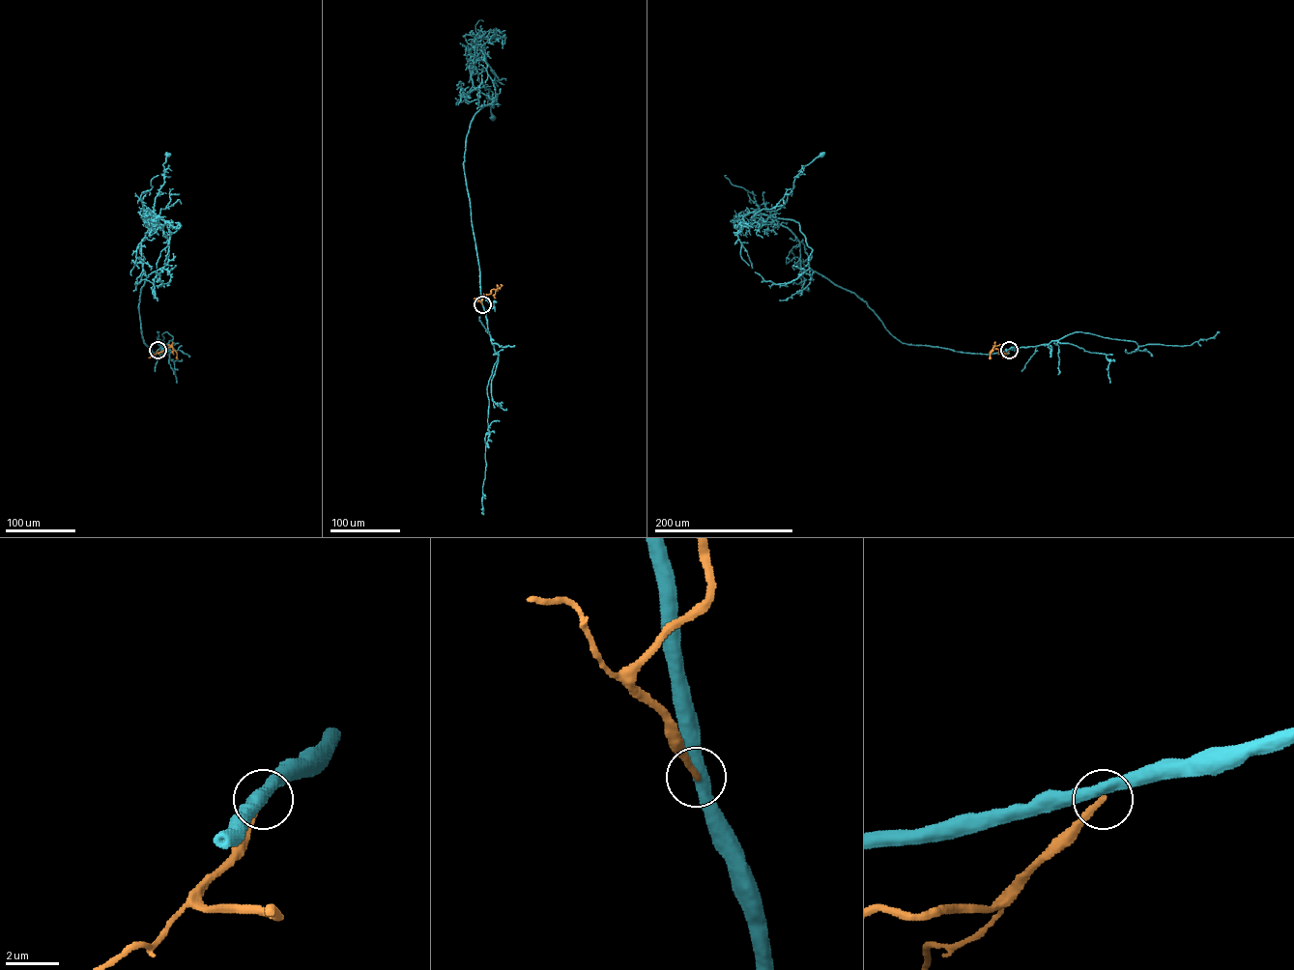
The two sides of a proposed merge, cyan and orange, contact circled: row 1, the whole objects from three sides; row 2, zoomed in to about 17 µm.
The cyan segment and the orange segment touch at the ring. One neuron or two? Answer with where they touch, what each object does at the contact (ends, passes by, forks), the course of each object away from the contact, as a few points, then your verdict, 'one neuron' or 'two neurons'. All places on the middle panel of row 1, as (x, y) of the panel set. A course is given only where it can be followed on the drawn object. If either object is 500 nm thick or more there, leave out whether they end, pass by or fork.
(482, 304) | cyan passes by | orange ends | cyan via (482, 304), (463, 163), (471, 121), (493, 101), (473, 85), (468, 66), (489, 89), (492, 118) | orange via (482, 304), (482, 297), (503, 285) | two neurons

